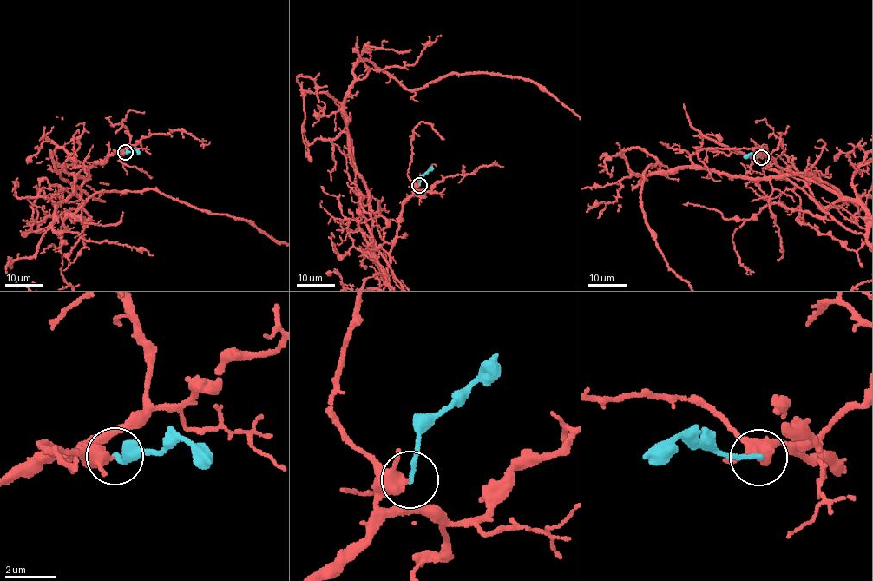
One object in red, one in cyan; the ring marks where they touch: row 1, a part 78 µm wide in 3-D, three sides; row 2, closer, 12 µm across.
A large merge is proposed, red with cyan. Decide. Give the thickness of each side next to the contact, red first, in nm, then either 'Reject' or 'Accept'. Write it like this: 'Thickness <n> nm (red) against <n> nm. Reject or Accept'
Thickness 380 nm (red) against 180 nm. Reject

